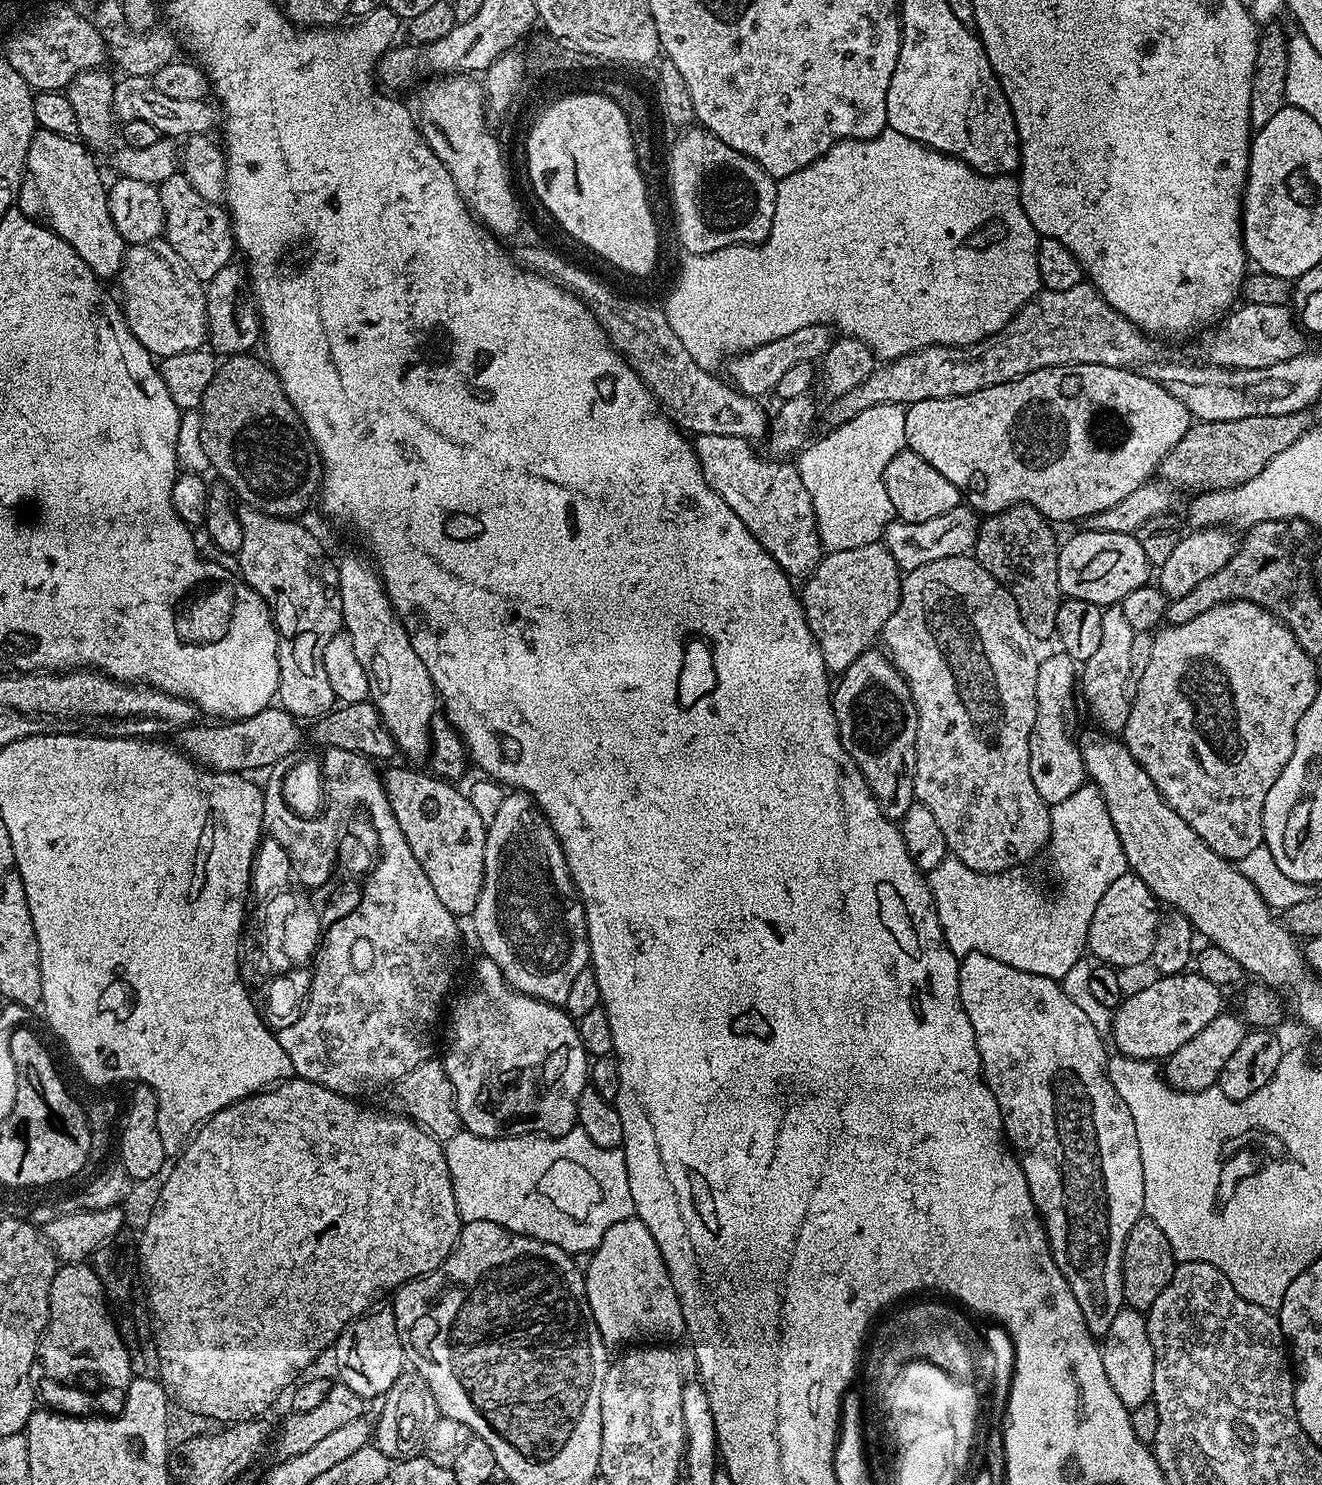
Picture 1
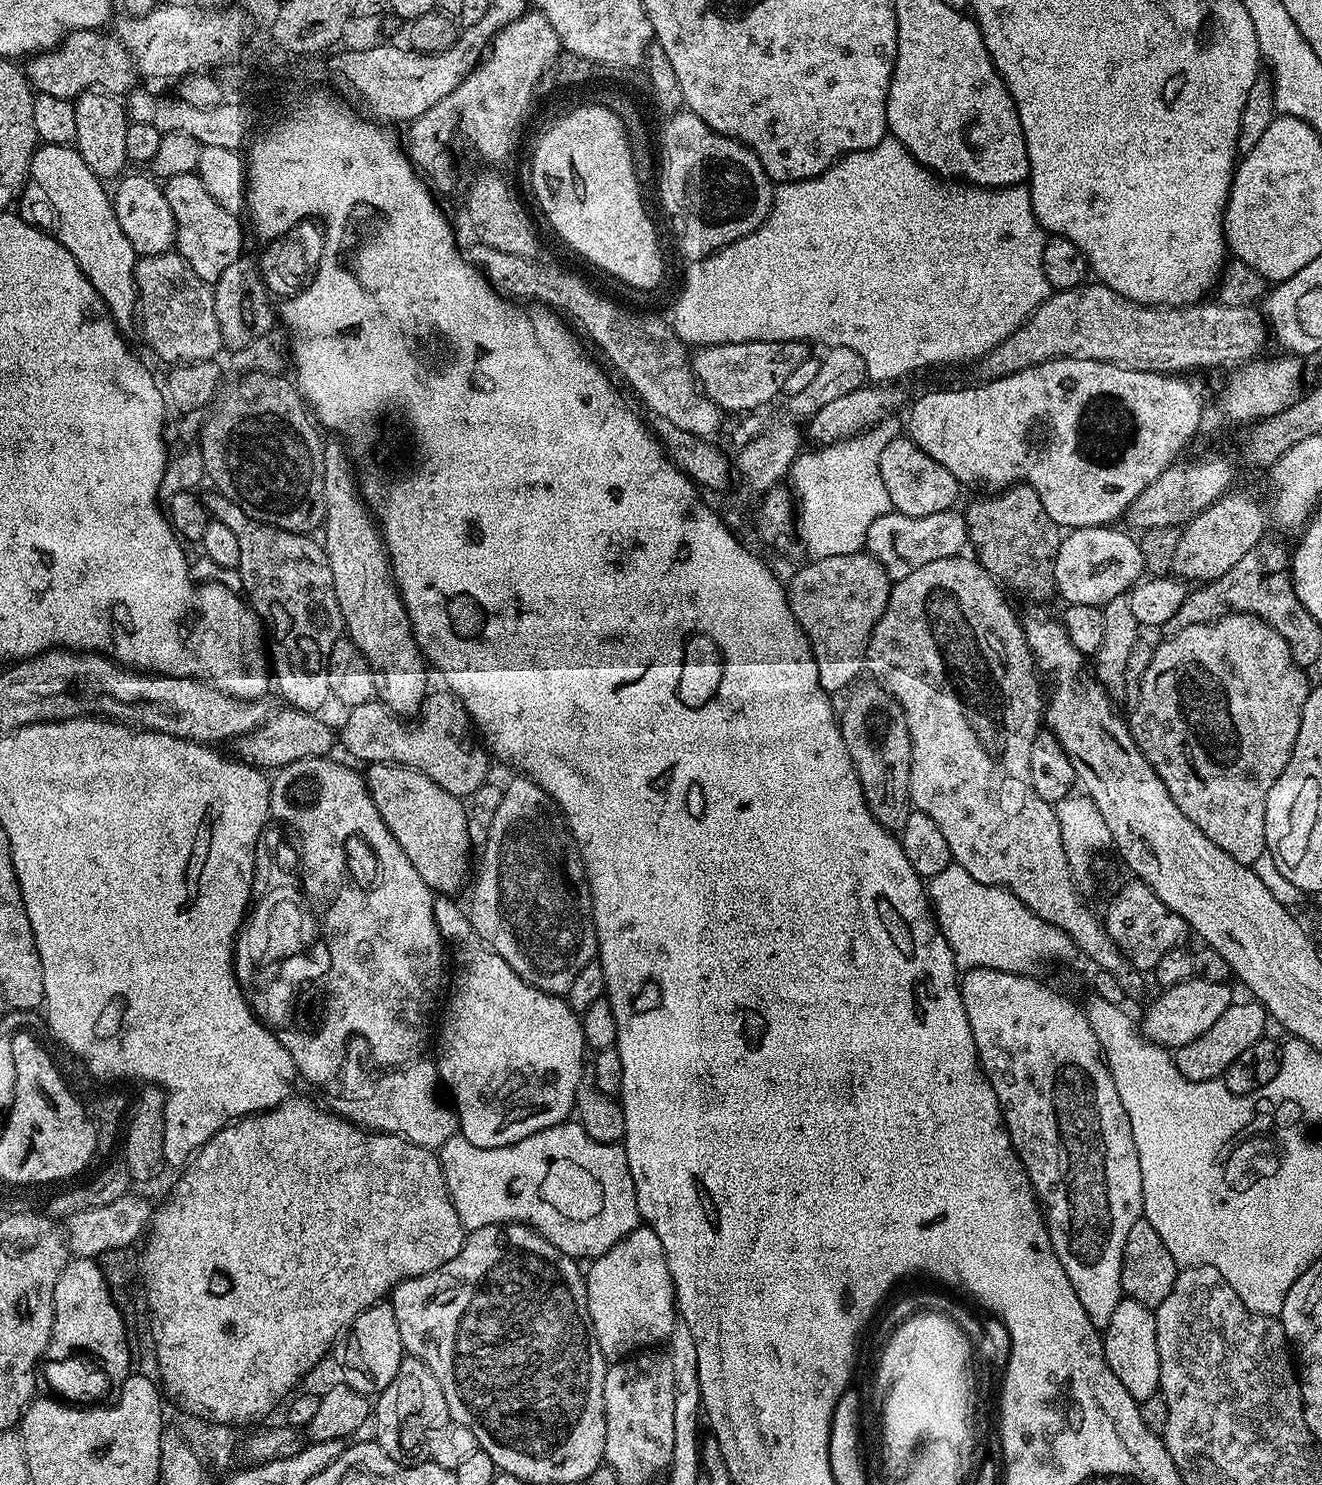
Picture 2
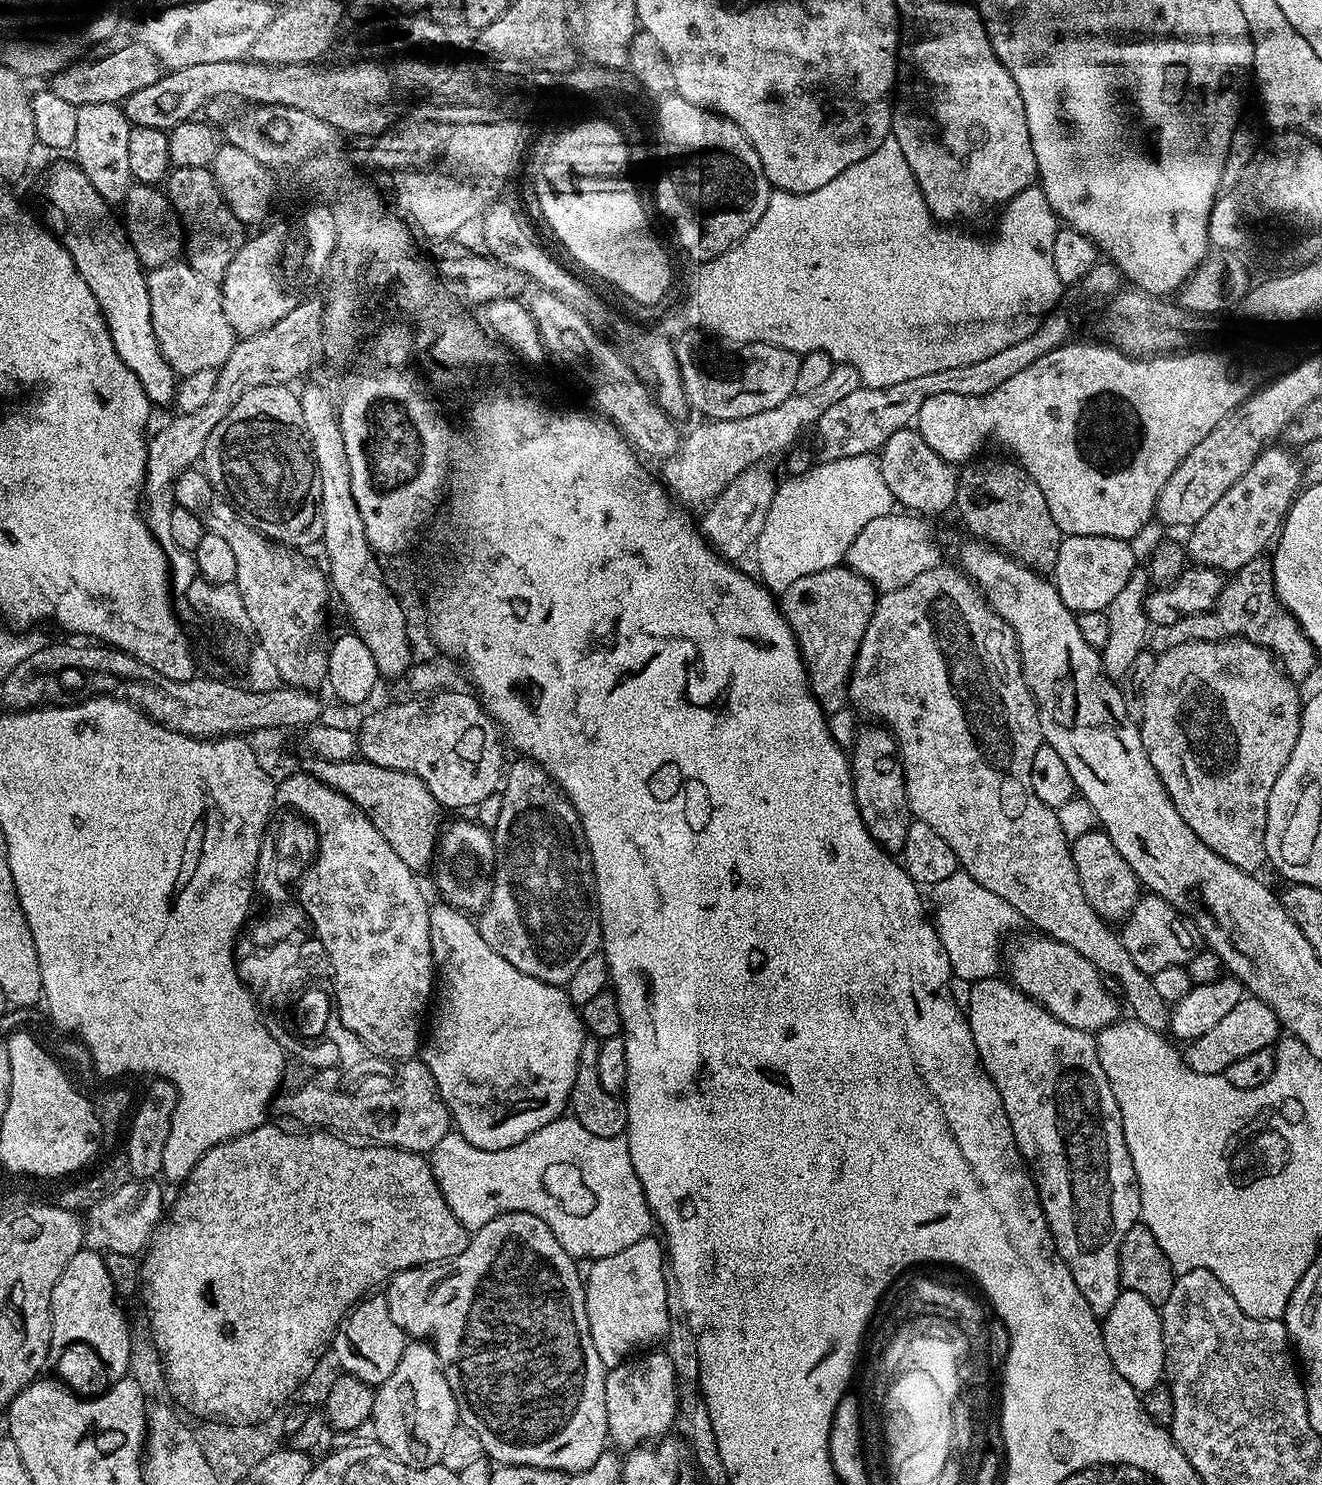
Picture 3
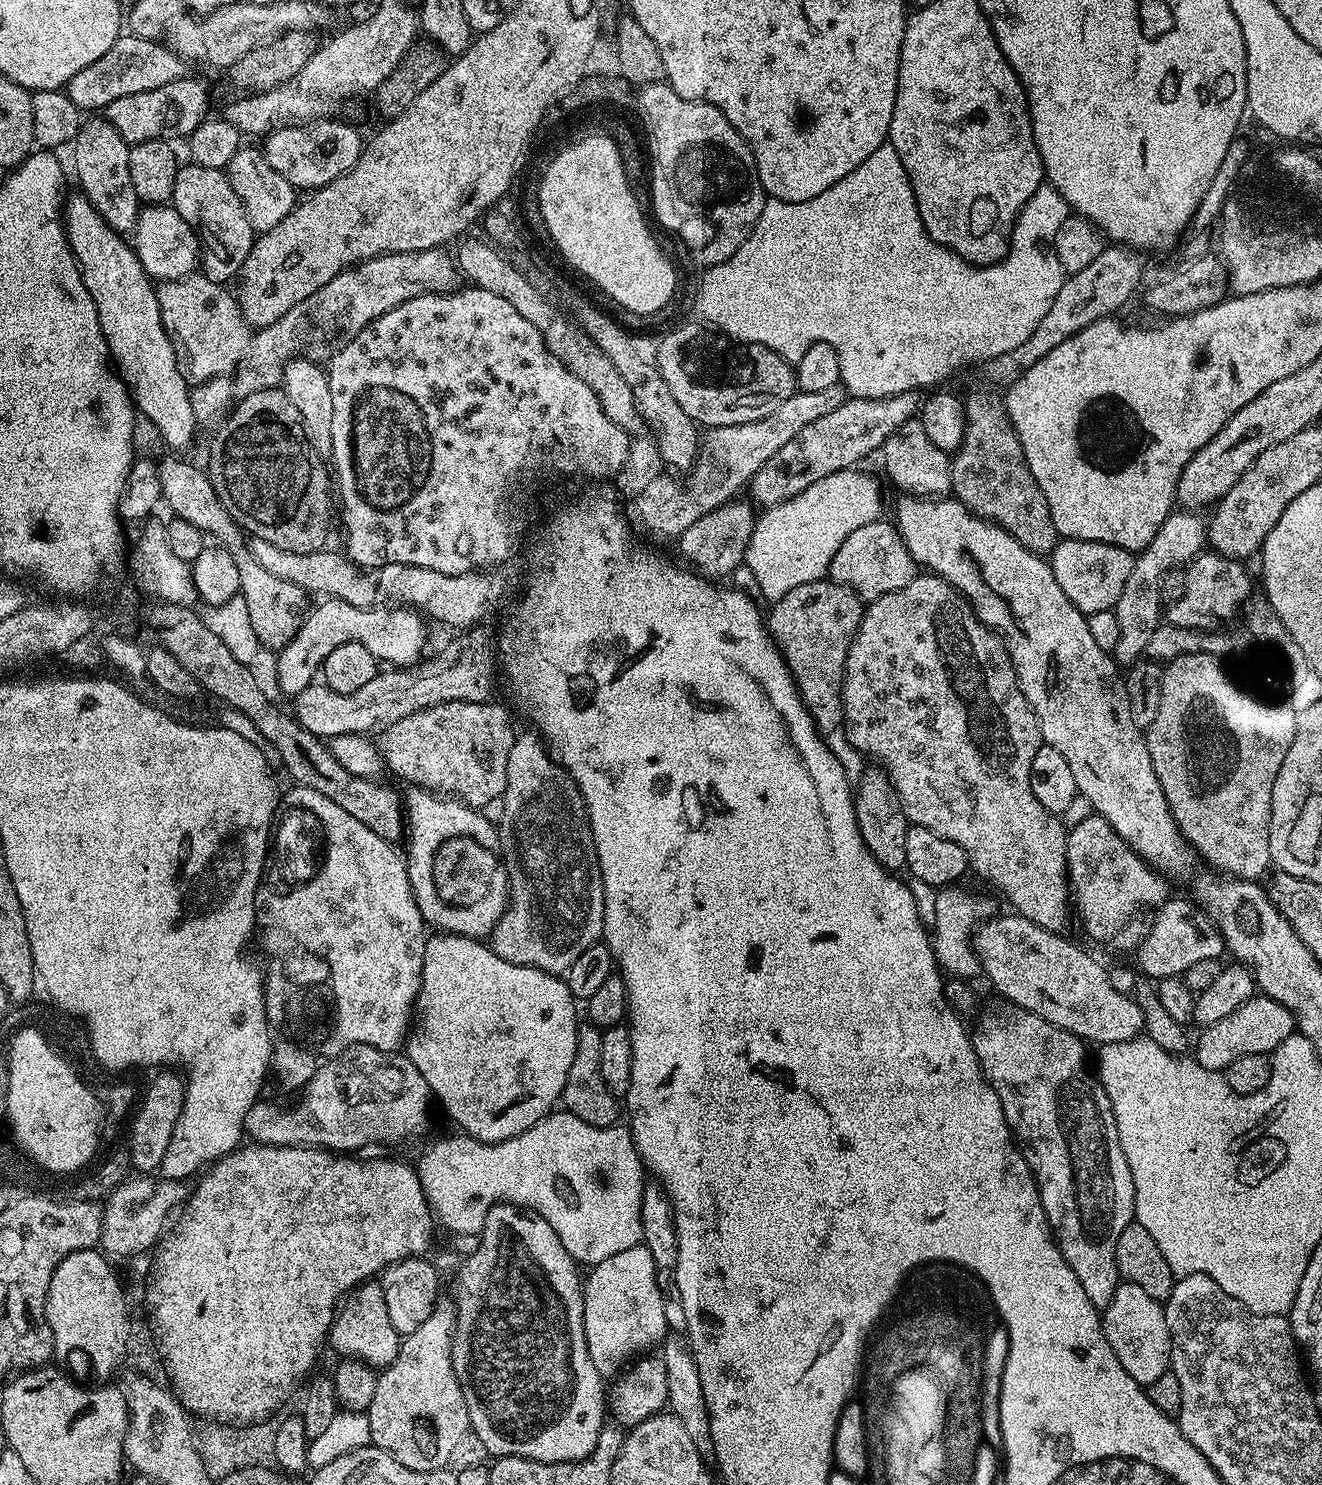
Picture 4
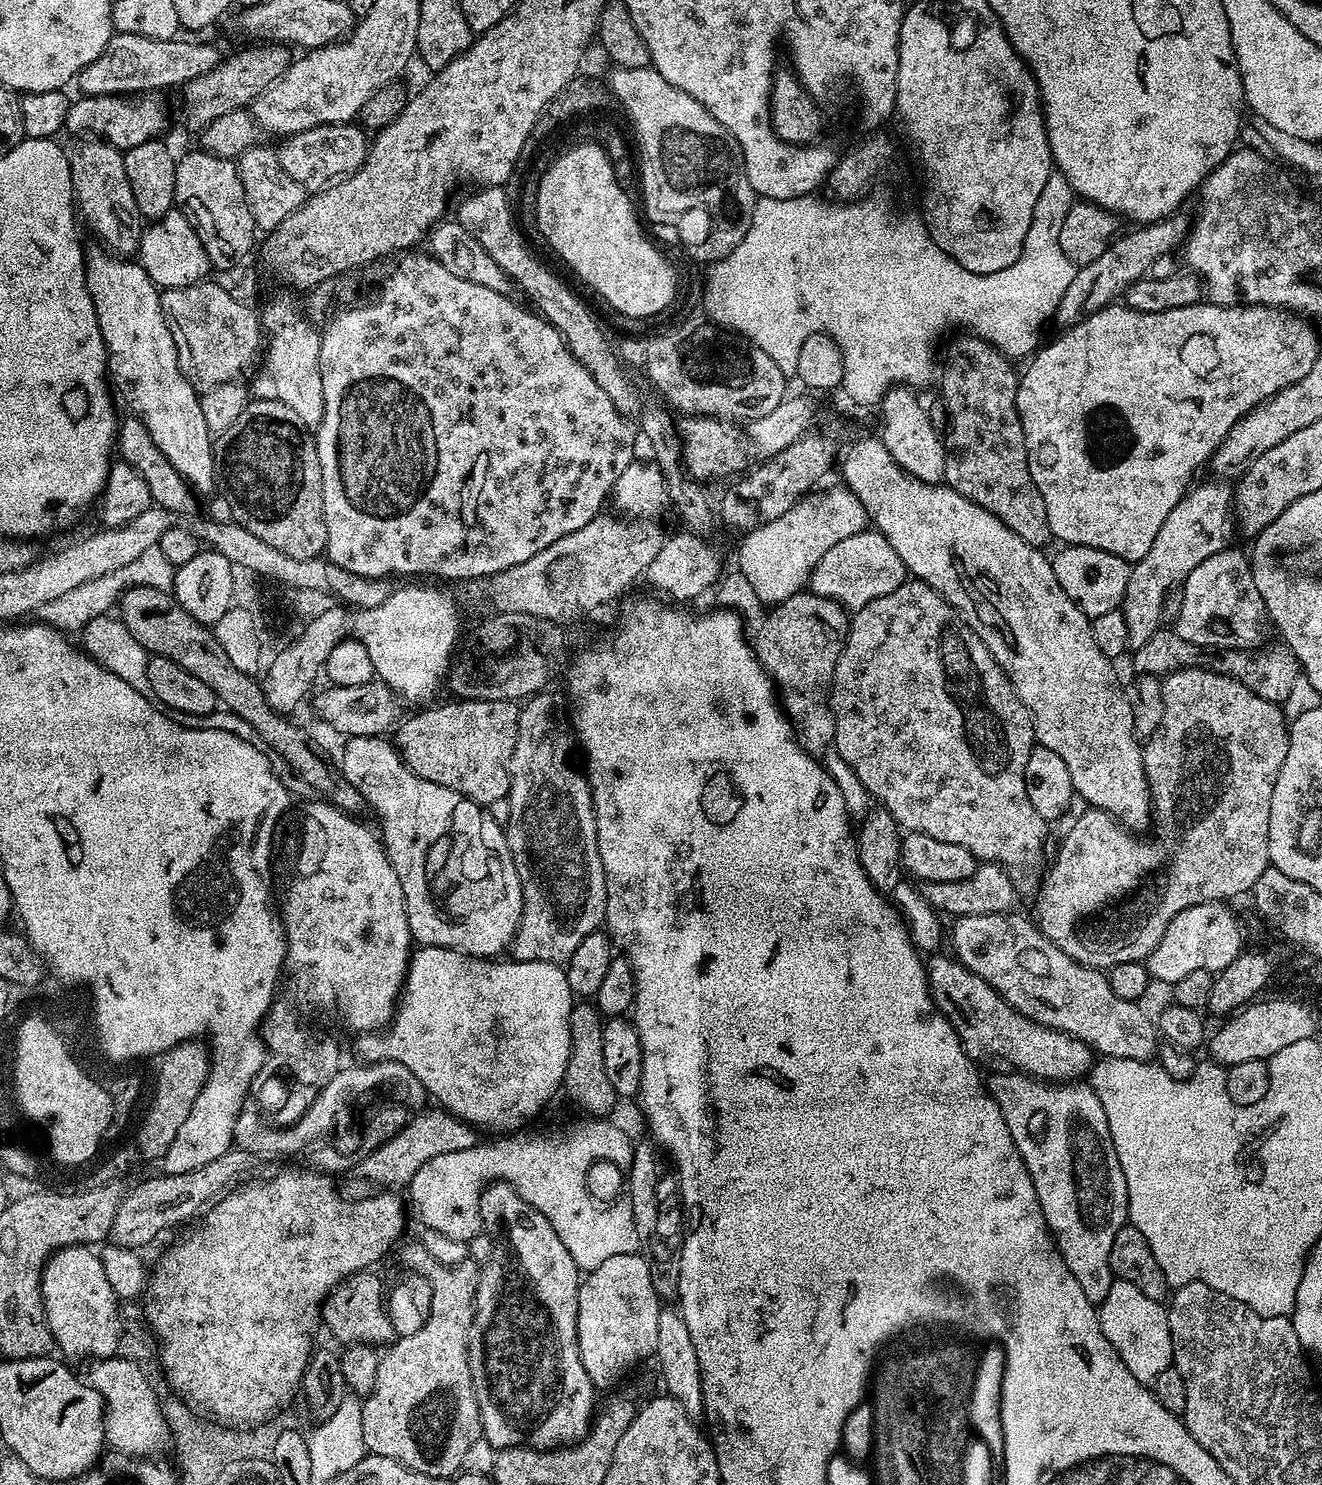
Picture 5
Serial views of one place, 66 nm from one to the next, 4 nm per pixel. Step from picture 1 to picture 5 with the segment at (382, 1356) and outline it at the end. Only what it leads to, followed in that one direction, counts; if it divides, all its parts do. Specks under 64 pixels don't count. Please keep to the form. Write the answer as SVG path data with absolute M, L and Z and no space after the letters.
M376 1270L355 1272L353 1276L347 1276L324 1301L322 1324L325 1329L328 1327L332 1331L333 1338L341 1340L341 1345L344 1346L349 1344L387 1346L391 1344L397 1335L397 1330L388 1316L386 1284L380 1281Z

